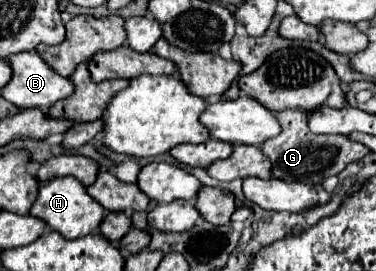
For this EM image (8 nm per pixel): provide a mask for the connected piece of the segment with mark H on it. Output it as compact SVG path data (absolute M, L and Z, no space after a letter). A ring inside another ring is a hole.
M64 176L64 178L50 180L44 186L40 186L38 198L32 204L30 214L36 218L42 218L52 230L60 232L64 238L74 240L74 238L80 238L98 230L104 218L104 208L92 196L88 196L88 190L84 184L78 184L74 176Z

